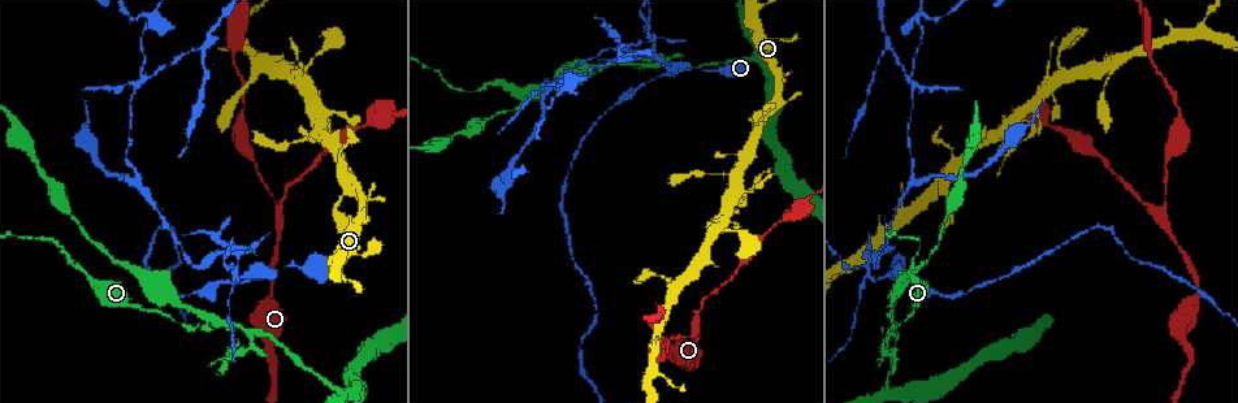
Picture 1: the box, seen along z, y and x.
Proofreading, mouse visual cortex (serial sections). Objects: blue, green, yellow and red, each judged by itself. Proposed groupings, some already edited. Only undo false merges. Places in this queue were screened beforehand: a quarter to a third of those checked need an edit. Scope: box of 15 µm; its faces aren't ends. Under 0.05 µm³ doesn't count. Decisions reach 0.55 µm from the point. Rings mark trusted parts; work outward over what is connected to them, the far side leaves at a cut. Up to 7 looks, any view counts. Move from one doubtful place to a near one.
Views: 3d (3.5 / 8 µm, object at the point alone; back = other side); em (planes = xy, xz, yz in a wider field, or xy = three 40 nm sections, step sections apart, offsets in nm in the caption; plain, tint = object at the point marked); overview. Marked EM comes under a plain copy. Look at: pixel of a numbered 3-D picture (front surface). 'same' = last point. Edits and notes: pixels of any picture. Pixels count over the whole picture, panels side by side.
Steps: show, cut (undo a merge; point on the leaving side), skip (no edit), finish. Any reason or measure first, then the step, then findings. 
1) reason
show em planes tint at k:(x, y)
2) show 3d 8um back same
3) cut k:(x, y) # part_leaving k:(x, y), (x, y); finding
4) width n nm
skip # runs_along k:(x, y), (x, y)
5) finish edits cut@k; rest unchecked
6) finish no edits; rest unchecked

abrupt turn
show 3d 3.5um at 1:(649, 35)

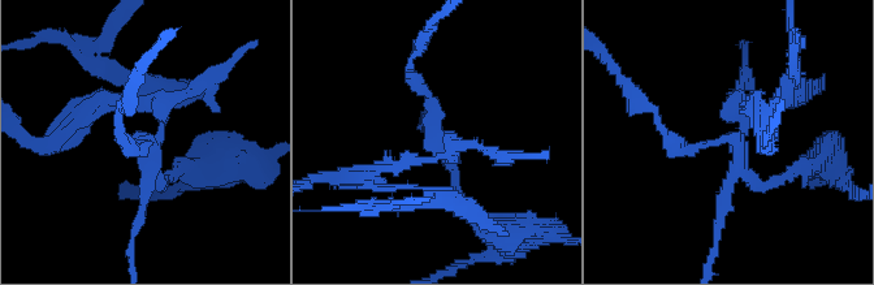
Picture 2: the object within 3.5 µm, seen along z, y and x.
need the tissue
show em xy step 5 tint at 2:(152, 152)

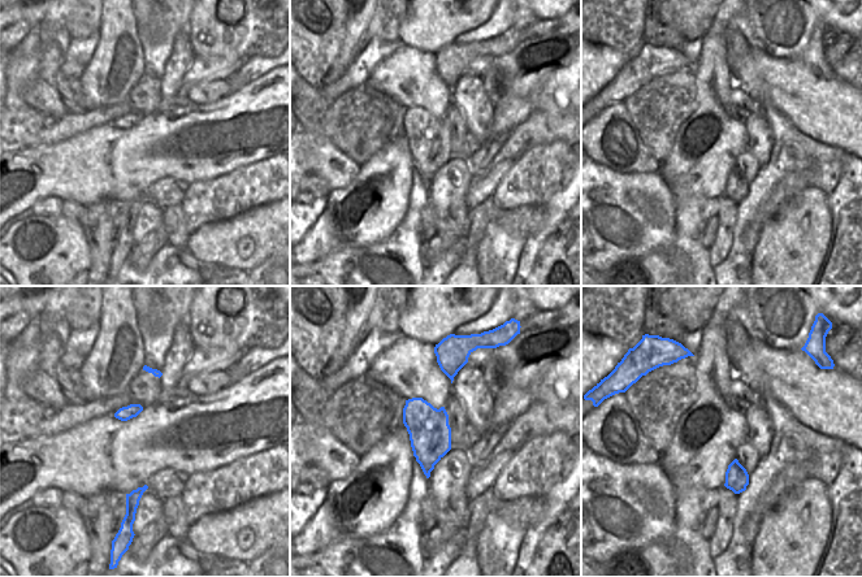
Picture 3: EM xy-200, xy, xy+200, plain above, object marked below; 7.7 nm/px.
cut 2:(458, 145) # border 3:(410, 433), (440, 458); a second cell is stuck on

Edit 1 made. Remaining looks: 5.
three-way junction
show 3d 3.5um back at 1:(626, 62)

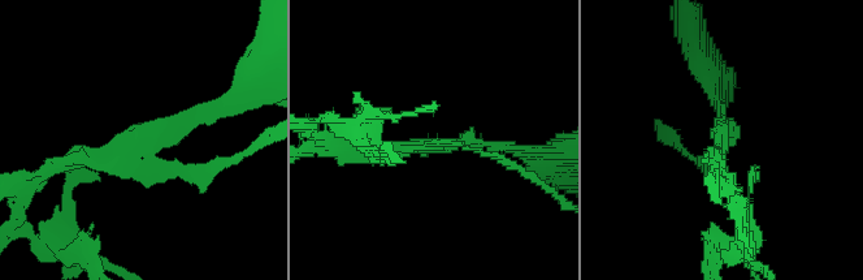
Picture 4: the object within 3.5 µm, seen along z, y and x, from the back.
show em xy step 2 tint at 4:(723, 152)

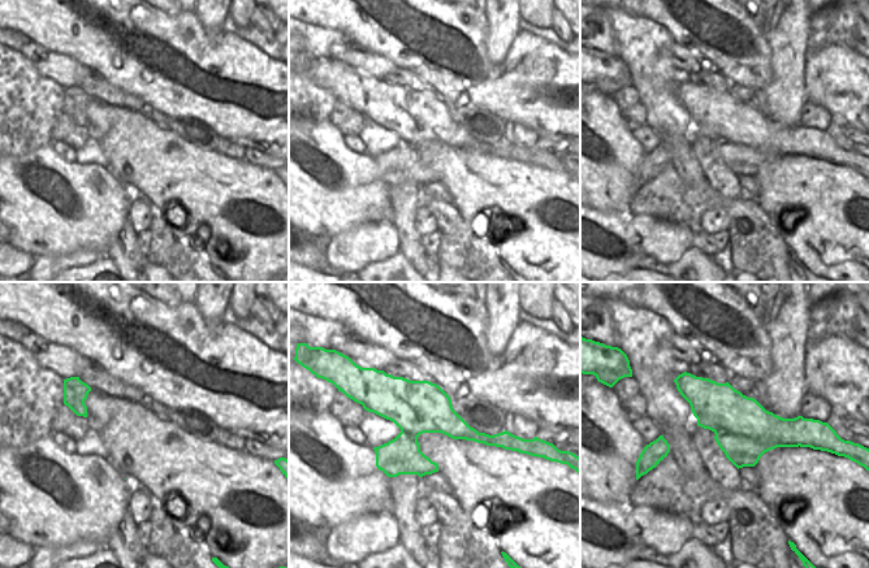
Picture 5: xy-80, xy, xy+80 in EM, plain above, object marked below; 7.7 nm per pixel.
arm_widths 100, 150, 200 nm
skip # runs_along 5:(371, 404), (426, 407), (476, 437), (502, 438); one cell here

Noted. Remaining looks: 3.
show 3d 3.5um at 1:(666, 378)

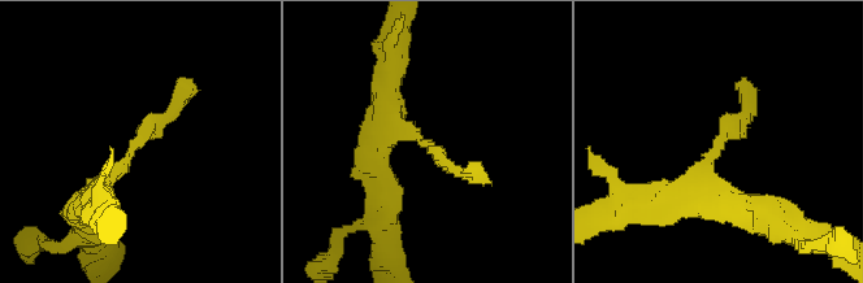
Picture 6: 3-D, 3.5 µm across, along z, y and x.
arm_widths 150, 350 nm; shape alone is not enough
show em xy step 5 tint at 6:(713, 151)

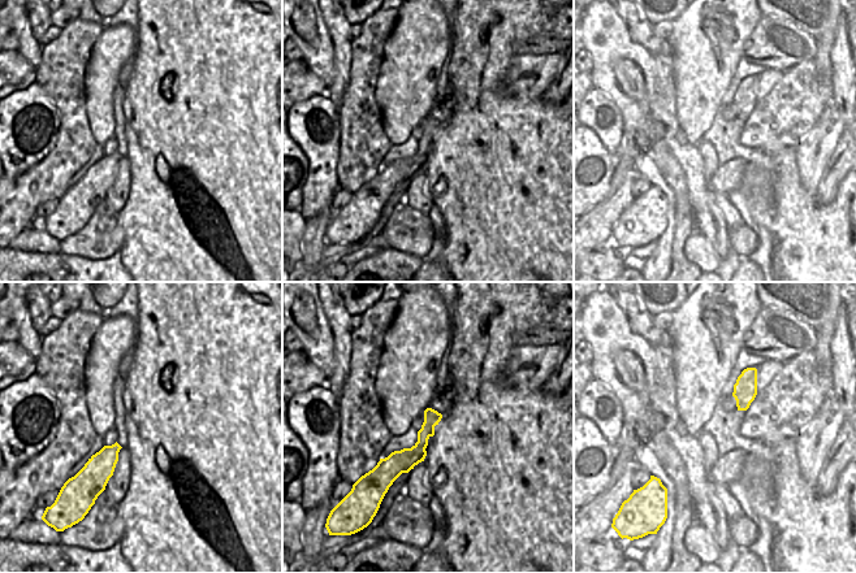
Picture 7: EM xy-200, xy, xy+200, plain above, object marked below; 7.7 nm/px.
skip # runs_along 7:(437, 416), (423, 442), (388, 482); all the same cell

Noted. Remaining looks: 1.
finish edits cut@2; rest unchecked

